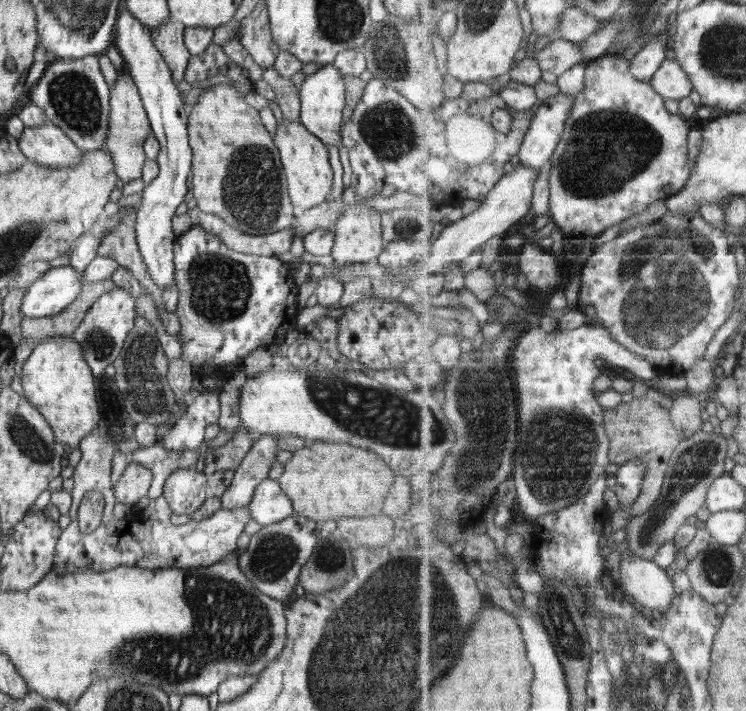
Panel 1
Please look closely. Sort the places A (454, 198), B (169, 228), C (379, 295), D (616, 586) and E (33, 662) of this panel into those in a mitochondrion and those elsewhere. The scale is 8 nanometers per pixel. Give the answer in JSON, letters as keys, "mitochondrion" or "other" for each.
{"A":"other","B":"other","C":"other","D":"other","E":"other"}

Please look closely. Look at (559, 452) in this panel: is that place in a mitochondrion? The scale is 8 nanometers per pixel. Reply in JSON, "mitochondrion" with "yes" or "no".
{"mitochondrion":"yes"}

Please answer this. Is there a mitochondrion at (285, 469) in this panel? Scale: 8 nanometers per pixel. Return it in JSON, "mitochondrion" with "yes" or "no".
{"mitochondrion":"no"}

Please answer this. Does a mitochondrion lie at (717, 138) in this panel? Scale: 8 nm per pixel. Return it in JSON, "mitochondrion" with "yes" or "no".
{"mitochondrion":"no"}

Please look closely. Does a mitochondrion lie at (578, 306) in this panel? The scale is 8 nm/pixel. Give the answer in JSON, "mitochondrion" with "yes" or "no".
{"mitochondrion":"no"}

